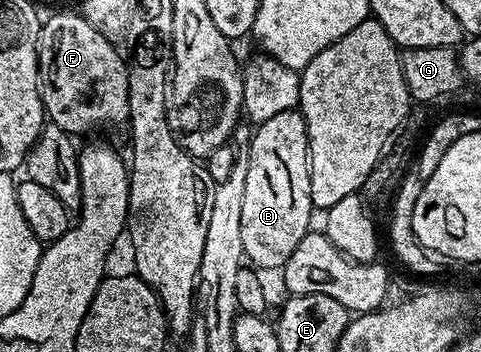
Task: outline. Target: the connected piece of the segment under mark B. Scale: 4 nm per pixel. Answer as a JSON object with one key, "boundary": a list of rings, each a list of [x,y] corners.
{"boundary":[[[301,110],[279,112],[272,120],[257,123],[248,149],[248,180],[244,180],[244,209],[240,215],[242,252],[259,271],[277,271],[296,252],[296,244],[304,240],[311,229],[310,213],[316,210],[310,191],[308,132]]]}

